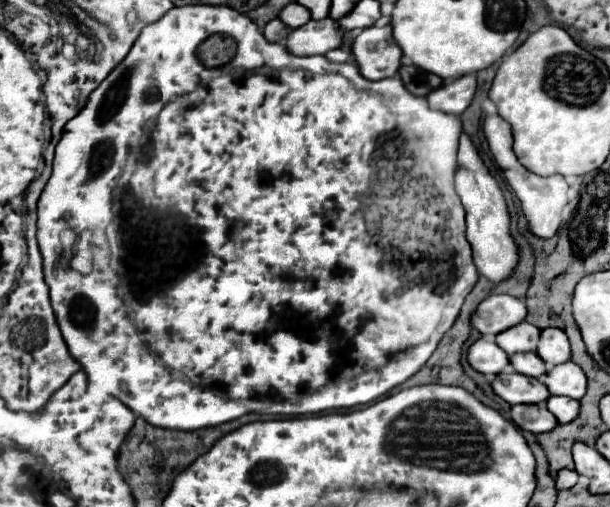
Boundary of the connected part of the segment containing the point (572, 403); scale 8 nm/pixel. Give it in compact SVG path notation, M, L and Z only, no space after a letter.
M550 396L546 400L546 408L556 416L560 424L568 424L570 420L576 420L580 414L580 402L566 396Z

